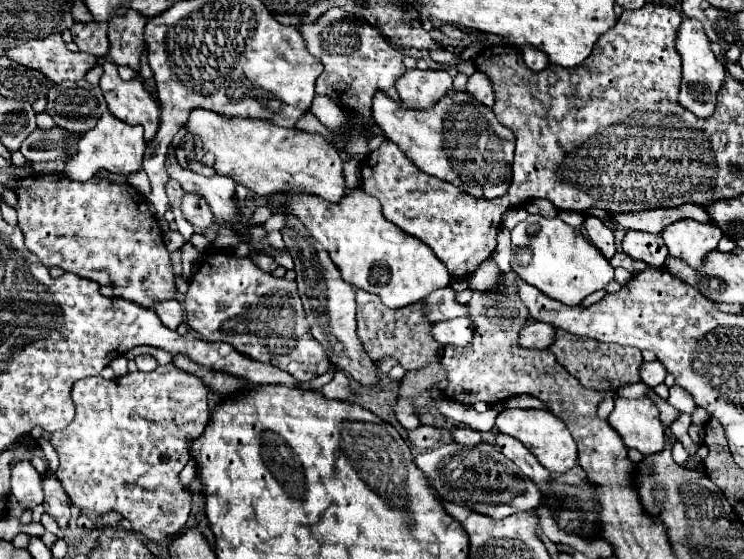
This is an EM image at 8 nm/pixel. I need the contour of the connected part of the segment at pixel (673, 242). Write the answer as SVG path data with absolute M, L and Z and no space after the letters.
M697 220L673 222L663 232L669 256L681 258L691 268L701 268L701 264L705 264L705 256L717 248L721 236L723 232L717 226L701 224Z

